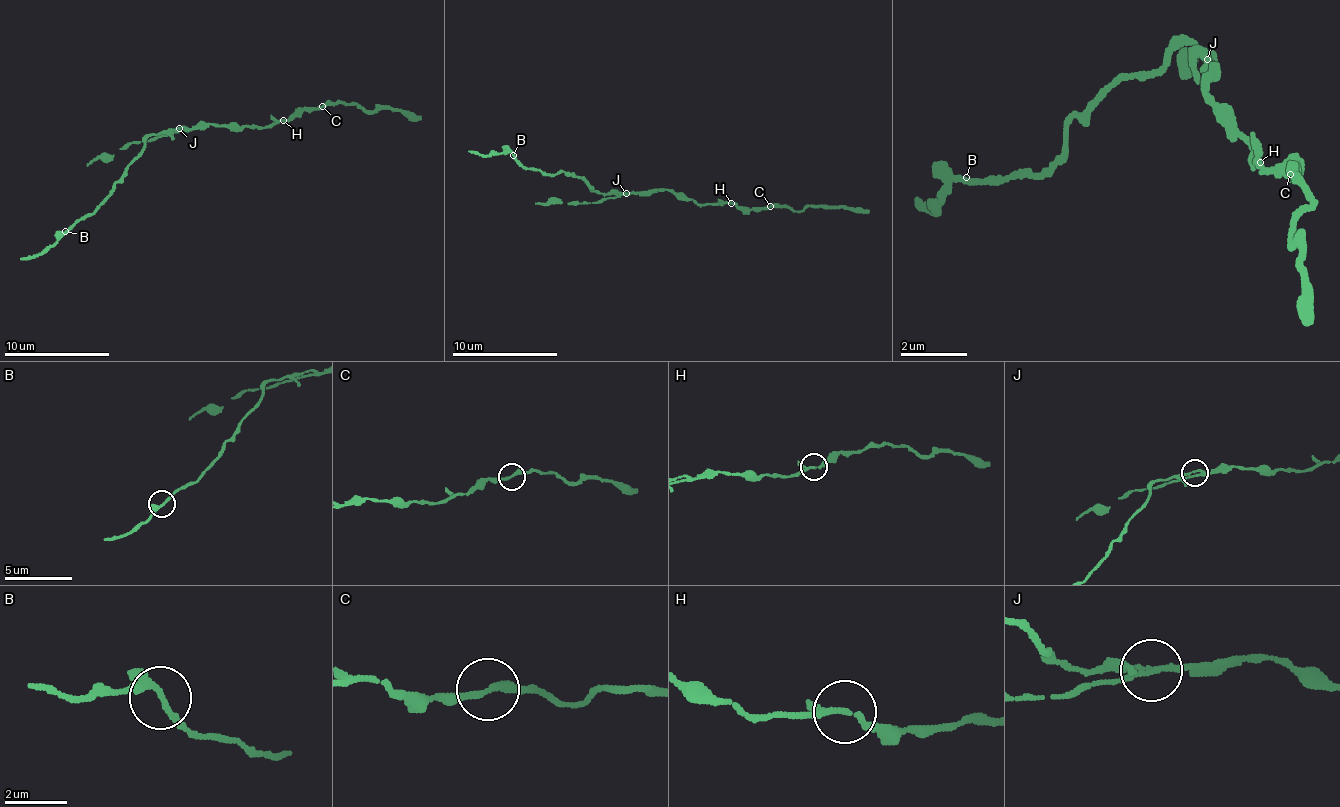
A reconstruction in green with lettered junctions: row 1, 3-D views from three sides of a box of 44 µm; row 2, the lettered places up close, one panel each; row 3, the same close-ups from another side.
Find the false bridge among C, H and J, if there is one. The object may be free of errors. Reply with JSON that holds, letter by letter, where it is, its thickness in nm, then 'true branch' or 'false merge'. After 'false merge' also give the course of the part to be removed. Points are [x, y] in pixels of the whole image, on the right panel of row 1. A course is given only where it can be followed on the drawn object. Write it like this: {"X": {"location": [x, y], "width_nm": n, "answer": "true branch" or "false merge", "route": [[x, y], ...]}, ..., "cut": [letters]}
{"C": {"location": [1290, 174], "width_nm": 220, "answer": "true branch"}, "H": {"location": [1260, 162], "width_nm": 150, "answer": "true branch"}, "J": {"location": [1207, 59], "width_nm": 160, "answer": "false merge", "route": [[1205, 57], [1193, 41], [1064, 120], [1062, 153], [1027, 178], [1017, 175], [949, 179], [938, 211], [919, 199]]}, "cut": ["J"]}

